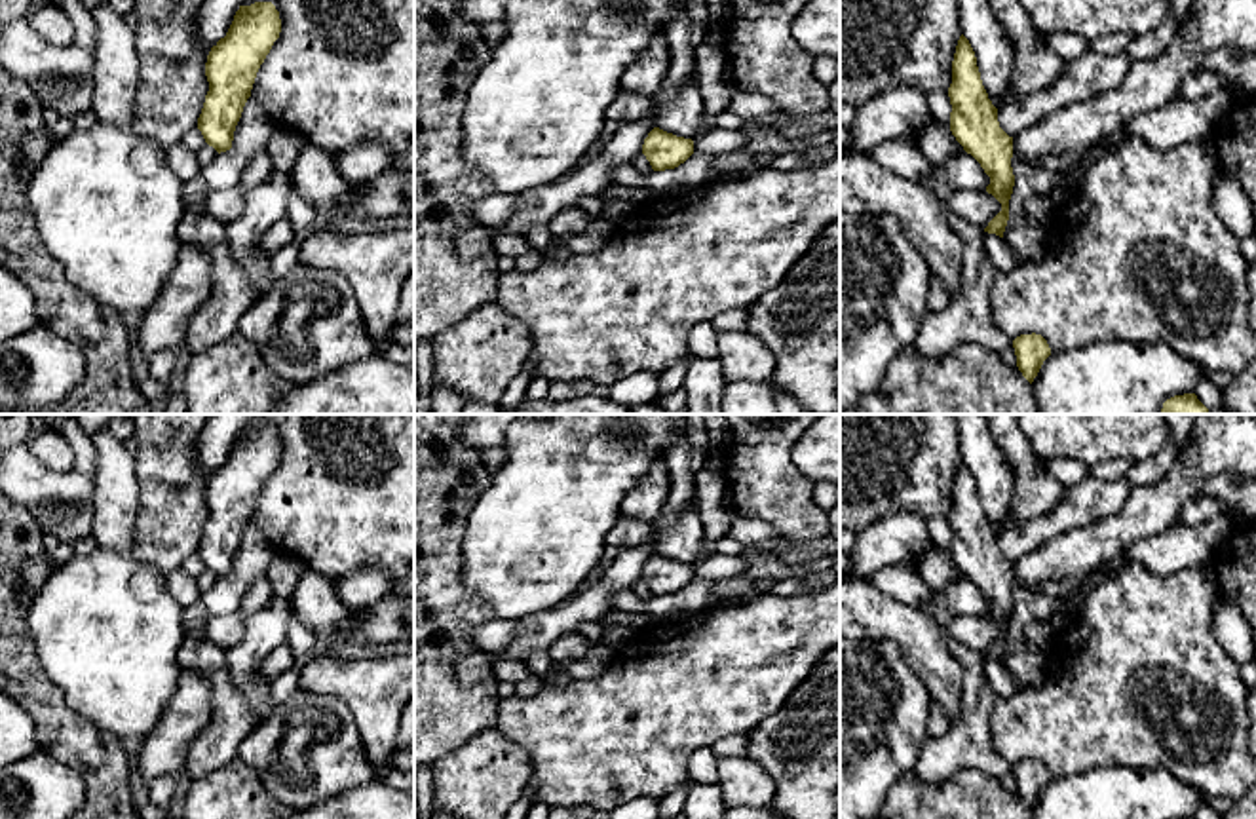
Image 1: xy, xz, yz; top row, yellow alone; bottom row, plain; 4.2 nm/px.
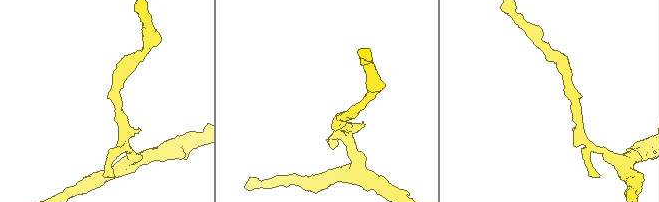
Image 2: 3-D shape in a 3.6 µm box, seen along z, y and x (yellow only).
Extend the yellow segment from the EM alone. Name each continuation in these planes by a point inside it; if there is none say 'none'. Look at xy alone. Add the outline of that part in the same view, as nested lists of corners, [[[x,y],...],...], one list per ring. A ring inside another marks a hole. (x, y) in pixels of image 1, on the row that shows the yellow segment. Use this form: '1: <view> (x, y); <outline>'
none

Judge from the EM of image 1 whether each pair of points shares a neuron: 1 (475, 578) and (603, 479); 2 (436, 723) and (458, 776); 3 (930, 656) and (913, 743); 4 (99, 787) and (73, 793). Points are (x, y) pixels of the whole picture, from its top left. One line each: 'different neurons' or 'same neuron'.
1: same neuron
2: different neurons
3: different neurons
4: different neurons

